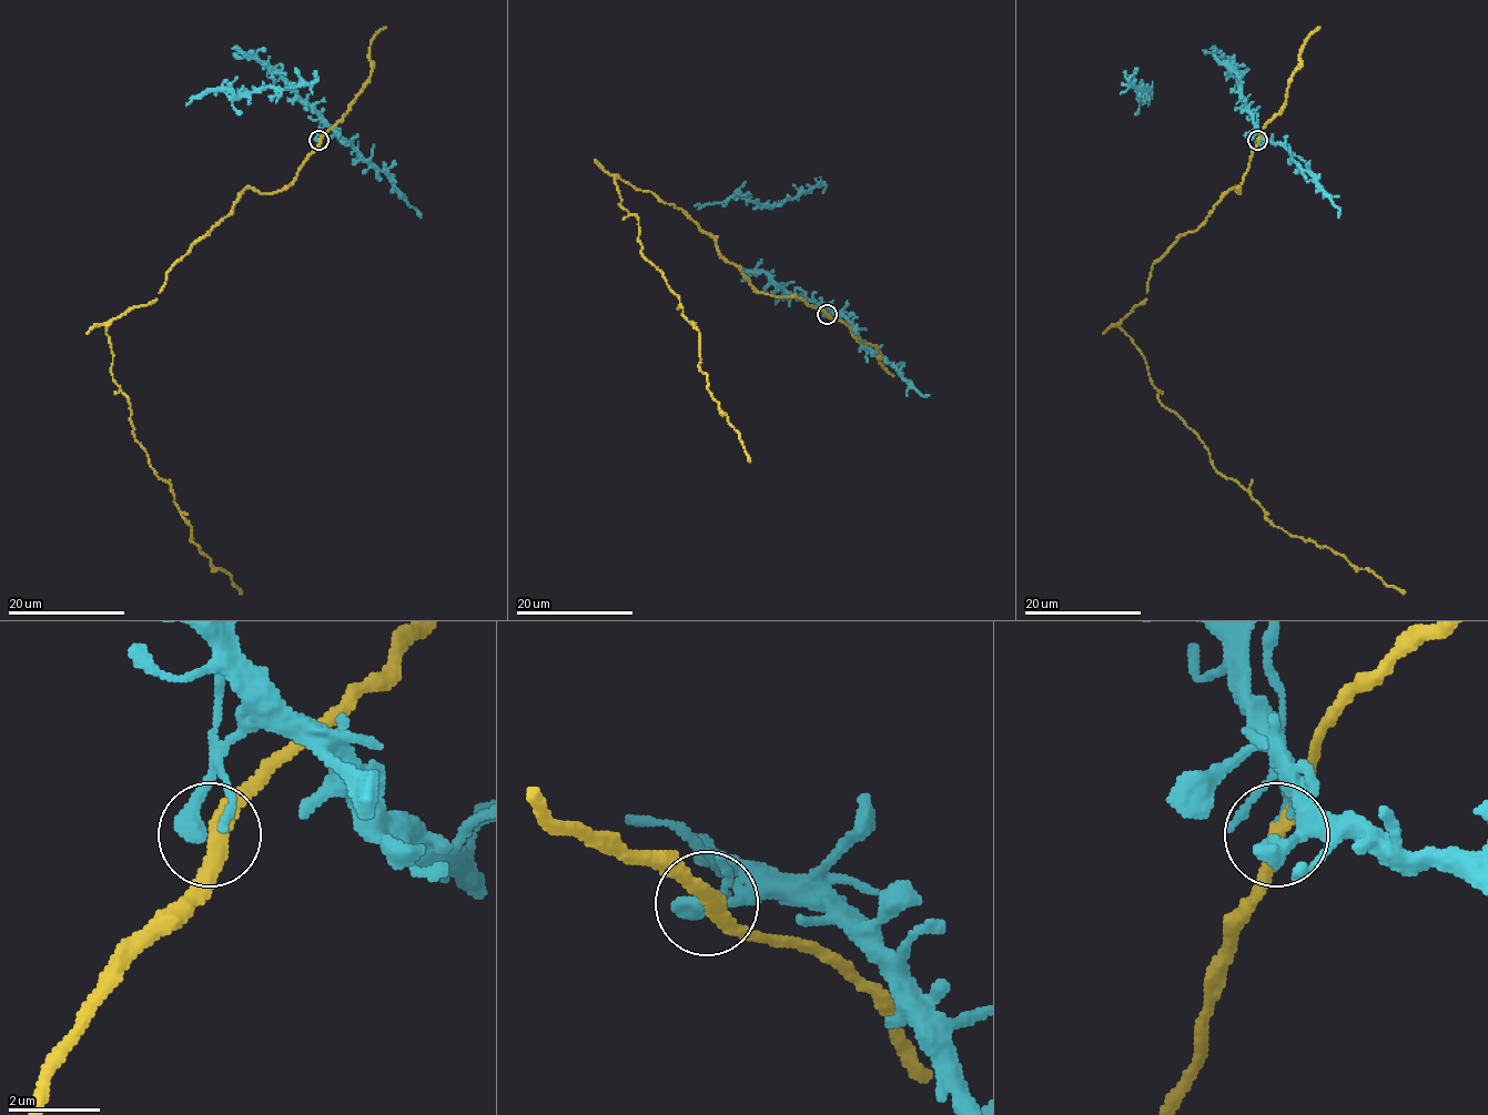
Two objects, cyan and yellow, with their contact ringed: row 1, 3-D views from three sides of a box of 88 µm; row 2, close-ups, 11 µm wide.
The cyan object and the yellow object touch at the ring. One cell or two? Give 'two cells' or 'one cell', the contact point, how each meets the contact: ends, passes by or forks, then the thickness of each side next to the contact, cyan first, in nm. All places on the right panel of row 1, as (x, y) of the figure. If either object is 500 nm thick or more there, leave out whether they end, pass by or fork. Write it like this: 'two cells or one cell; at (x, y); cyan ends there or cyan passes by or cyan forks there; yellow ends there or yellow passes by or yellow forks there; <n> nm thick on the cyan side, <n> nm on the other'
one cell; at (1257, 140); cyan ends there; yellow passes by; 360 nm thick on the cyan side, 340 nm on the other

